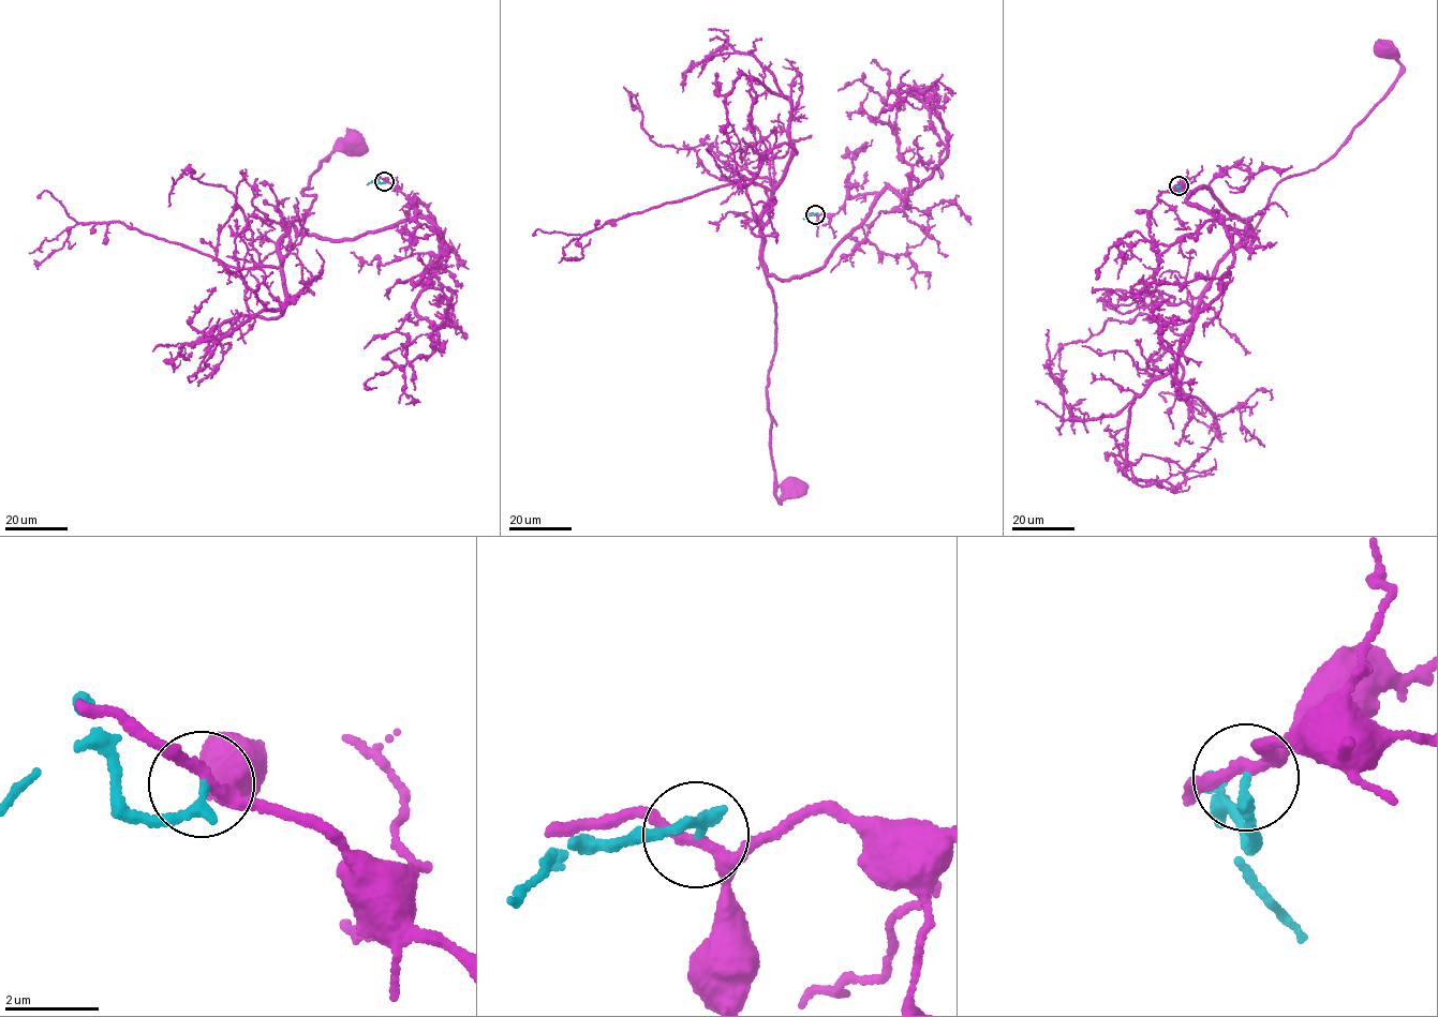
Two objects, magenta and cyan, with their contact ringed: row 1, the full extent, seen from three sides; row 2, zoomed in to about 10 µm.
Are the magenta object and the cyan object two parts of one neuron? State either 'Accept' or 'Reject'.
Reject

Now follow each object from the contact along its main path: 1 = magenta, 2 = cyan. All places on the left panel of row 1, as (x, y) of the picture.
1: (384, 180), (433, 220), (353, 240), (297, 233), (293, 221), (314, 198), (300, 191), (322, 160), (354, 140)
2: (384, 180), (380, 182), (375, 178), (367, 184)

